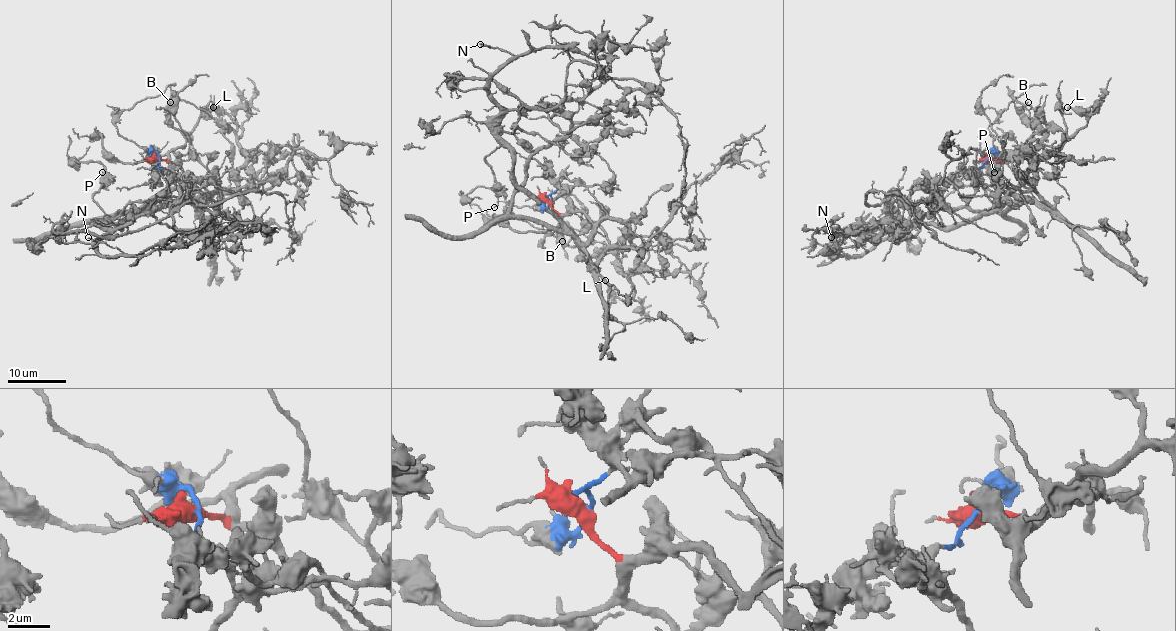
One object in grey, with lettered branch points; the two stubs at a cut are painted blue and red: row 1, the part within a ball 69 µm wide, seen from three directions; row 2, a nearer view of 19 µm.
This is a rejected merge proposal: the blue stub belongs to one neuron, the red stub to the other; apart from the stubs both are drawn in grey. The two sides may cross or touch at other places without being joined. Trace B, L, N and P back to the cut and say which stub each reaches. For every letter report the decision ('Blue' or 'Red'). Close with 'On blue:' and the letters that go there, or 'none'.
B: Red
L: Red
N: Blue
P: Blue
On blue: N, P

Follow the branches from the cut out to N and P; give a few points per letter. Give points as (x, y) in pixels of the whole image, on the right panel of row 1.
N: (988, 159), (975, 175), (994, 209), (951, 225), (913, 224), (878, 240), (861, 256), (848, 256), (830, 237)
P: (988, 159), (975, 170), (995, 208), (956, 224), (936, 224), (935, 212), (945, 198), (994, 172)

